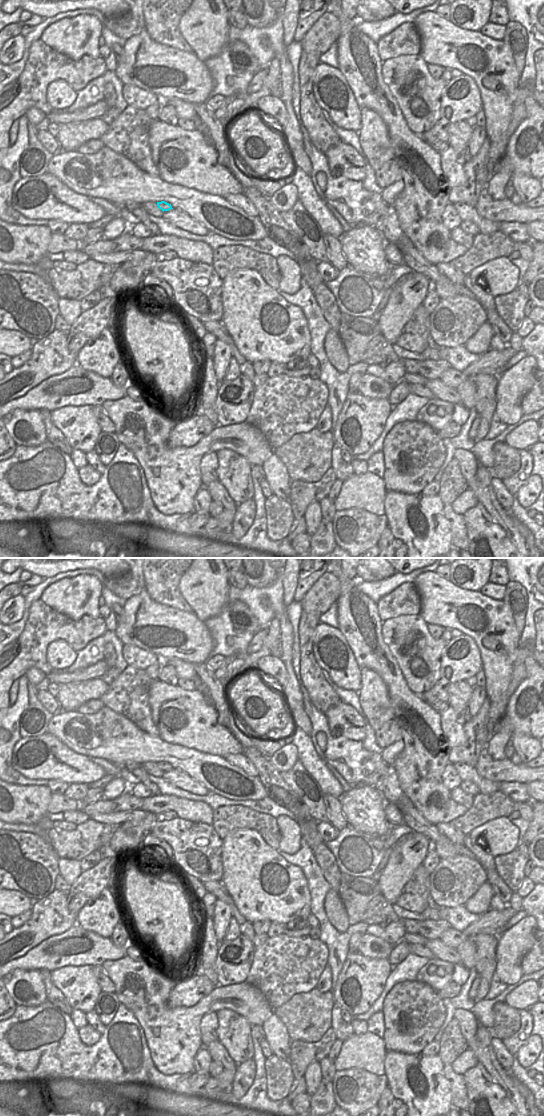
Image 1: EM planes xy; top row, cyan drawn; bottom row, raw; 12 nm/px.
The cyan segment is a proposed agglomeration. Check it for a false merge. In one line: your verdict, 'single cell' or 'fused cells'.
single cell

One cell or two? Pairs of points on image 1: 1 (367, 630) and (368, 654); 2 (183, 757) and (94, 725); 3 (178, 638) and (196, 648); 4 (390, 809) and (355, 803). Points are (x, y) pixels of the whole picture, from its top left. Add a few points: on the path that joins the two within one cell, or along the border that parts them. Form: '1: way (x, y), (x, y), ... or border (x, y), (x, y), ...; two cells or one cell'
1: way (367, 636), (368, 648); one cell
2: way (161, 751), (139, 747), (116, 739); one cell
3: way (182, 638), (186, 638), (192, 644); one cell
4: border (384, 802), (385, 819), (393, 826); two cells

